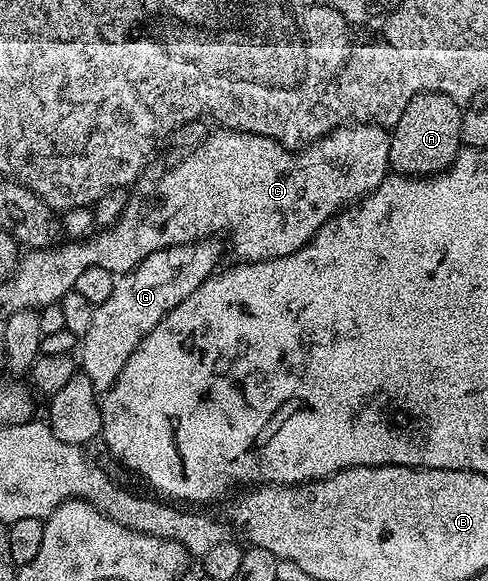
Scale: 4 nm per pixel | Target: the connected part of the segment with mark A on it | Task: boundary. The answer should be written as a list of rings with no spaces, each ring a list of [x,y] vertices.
[[[418,94],[405,104],[401,120],[390,131],[389,167],[404,176],[430,176],[449,169],[463,140],[463,110],[448,94]]]

